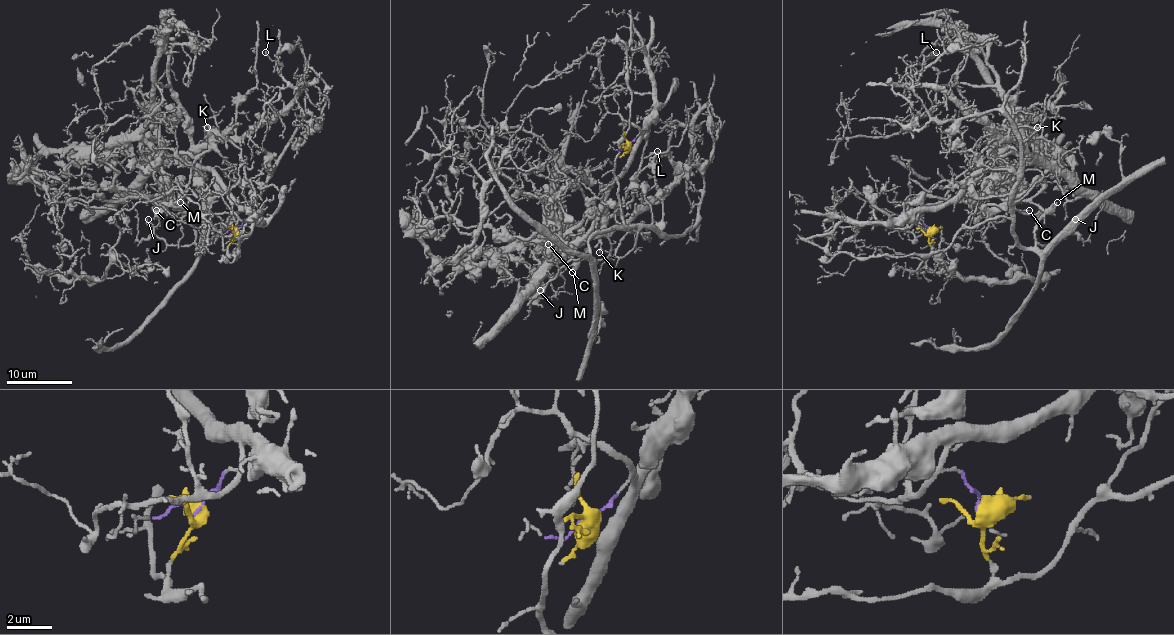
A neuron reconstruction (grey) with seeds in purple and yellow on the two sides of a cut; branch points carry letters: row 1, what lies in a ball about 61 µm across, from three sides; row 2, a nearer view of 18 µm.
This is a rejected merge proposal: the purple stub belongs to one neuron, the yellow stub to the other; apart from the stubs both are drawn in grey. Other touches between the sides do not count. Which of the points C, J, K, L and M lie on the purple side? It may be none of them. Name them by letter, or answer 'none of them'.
C, K, L

